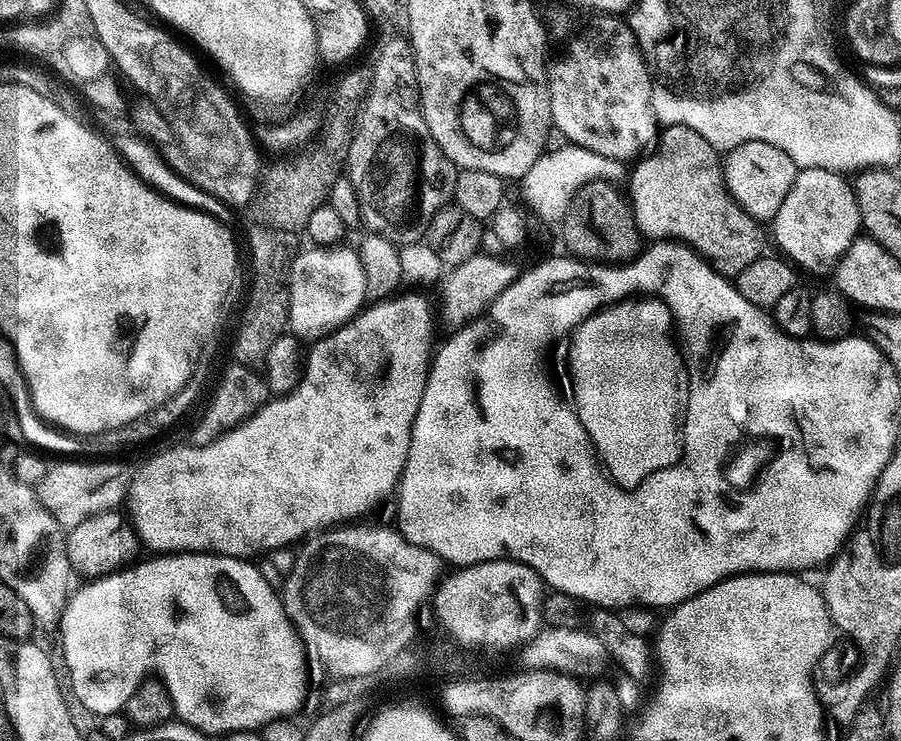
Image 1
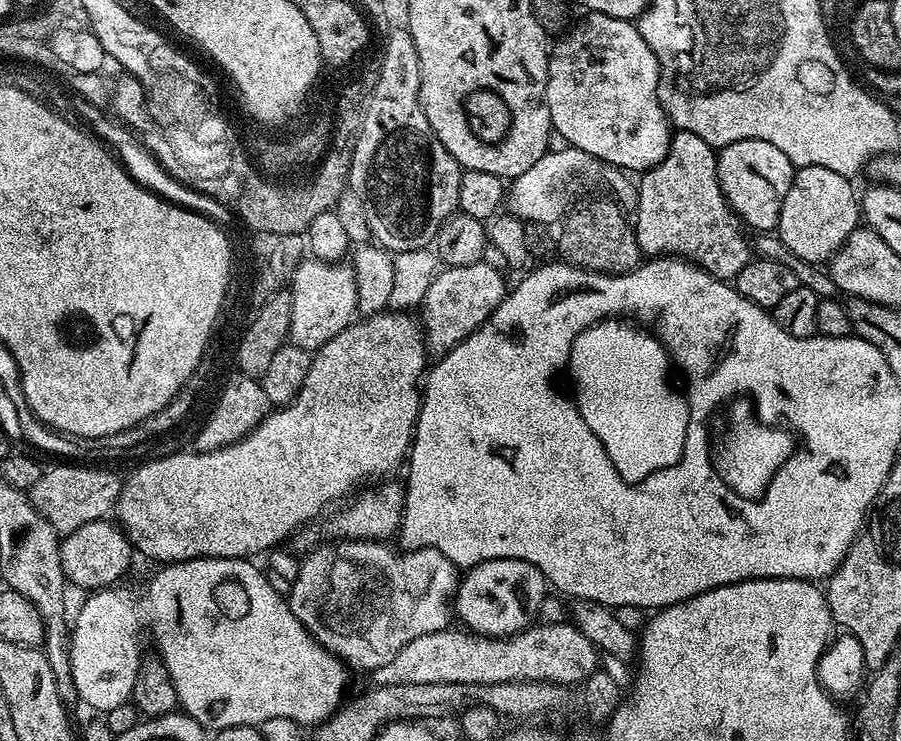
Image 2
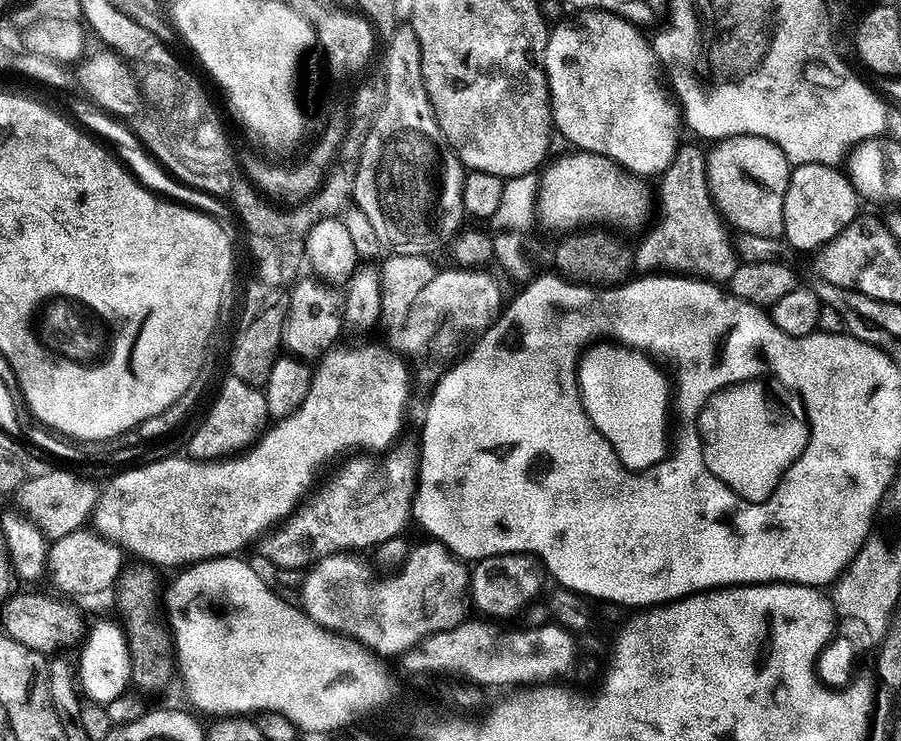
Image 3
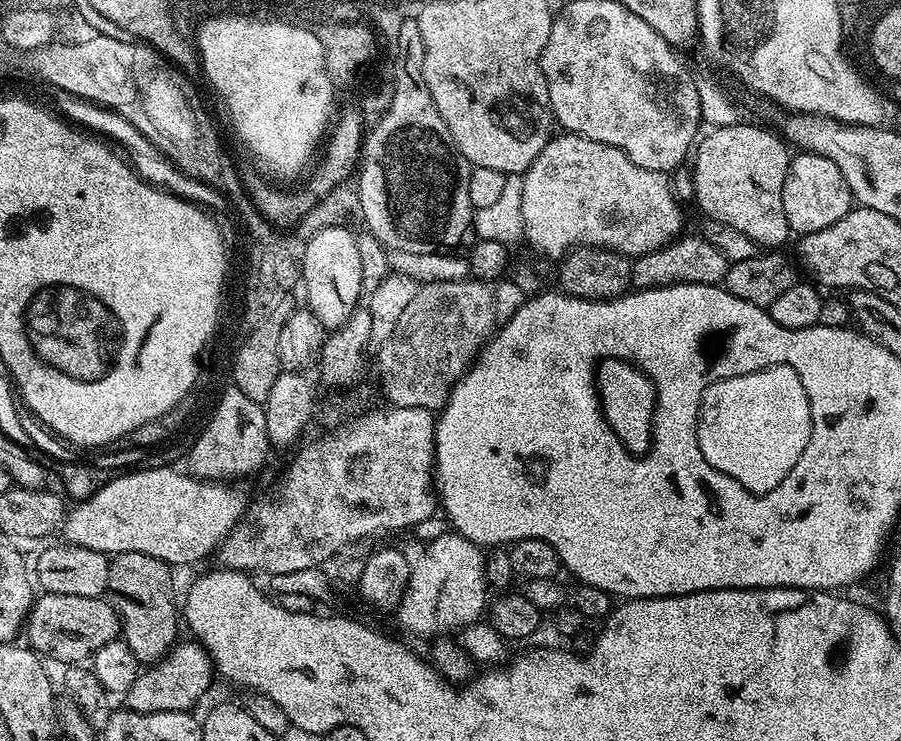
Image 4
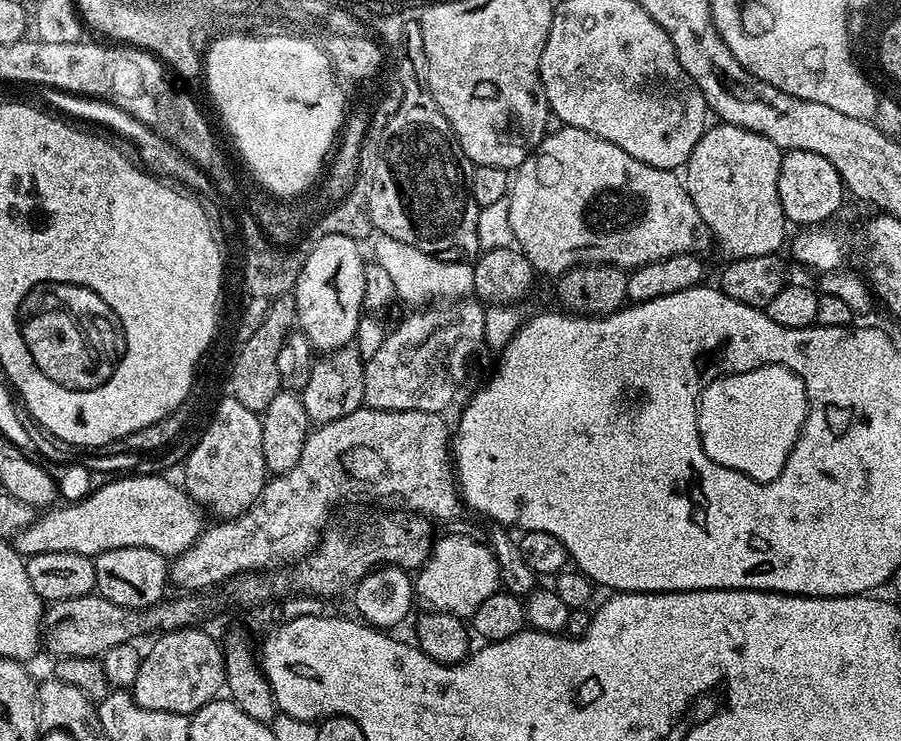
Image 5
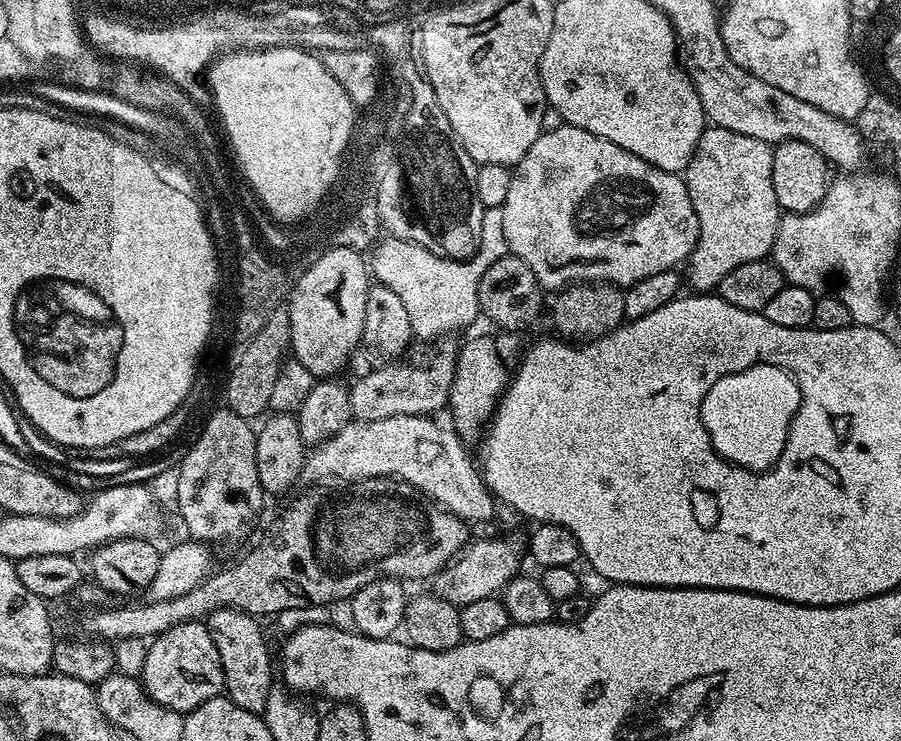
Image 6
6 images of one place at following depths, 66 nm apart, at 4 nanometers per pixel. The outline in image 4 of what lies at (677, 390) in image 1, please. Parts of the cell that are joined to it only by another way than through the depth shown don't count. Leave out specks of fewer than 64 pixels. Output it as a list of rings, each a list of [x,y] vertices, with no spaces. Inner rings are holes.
[[[604,358],[599,361],[596,374],[596,386],[600,407],[604,409],[606,422],[614,430],[614,434],[623,442],[625,450],[633,454],[643,454],[652,447],[652,416],[656,413],[656,385],[645,372],[641,372],[635,364],[627,360]]]

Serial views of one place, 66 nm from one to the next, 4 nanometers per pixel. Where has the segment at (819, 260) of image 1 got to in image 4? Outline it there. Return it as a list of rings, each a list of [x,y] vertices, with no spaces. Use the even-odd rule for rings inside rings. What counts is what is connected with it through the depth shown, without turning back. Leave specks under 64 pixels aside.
[[[801,151],[791,157],[788,177],[782,186],[782,210],[786,210],[786,222],[793,233],[805,236],[826,226],[834,226],[854,206],[850,186],[842,178],[842,170],[830,162],[830,158],[816,152]]]

